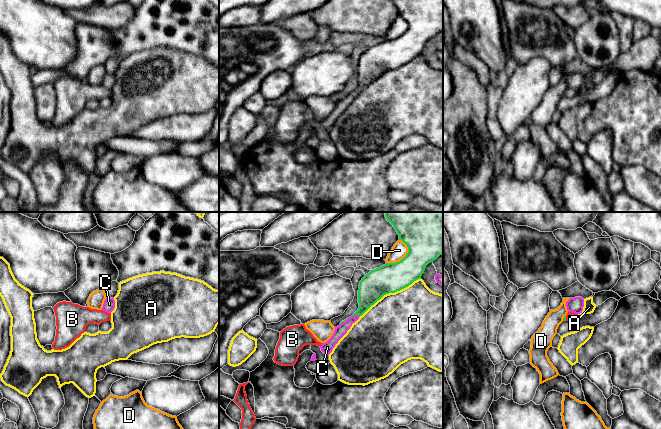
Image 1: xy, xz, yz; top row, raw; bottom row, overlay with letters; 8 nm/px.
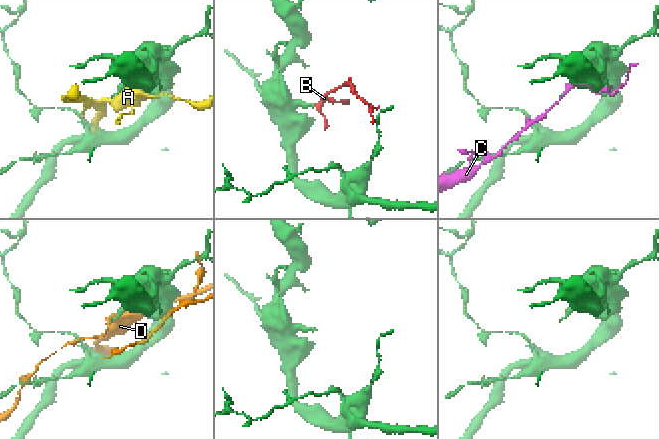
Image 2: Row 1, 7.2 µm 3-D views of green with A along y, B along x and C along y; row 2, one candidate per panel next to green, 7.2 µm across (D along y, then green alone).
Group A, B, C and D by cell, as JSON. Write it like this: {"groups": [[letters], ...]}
{"groups": [["A"], ["B"], ["C"], ["D"]]}

